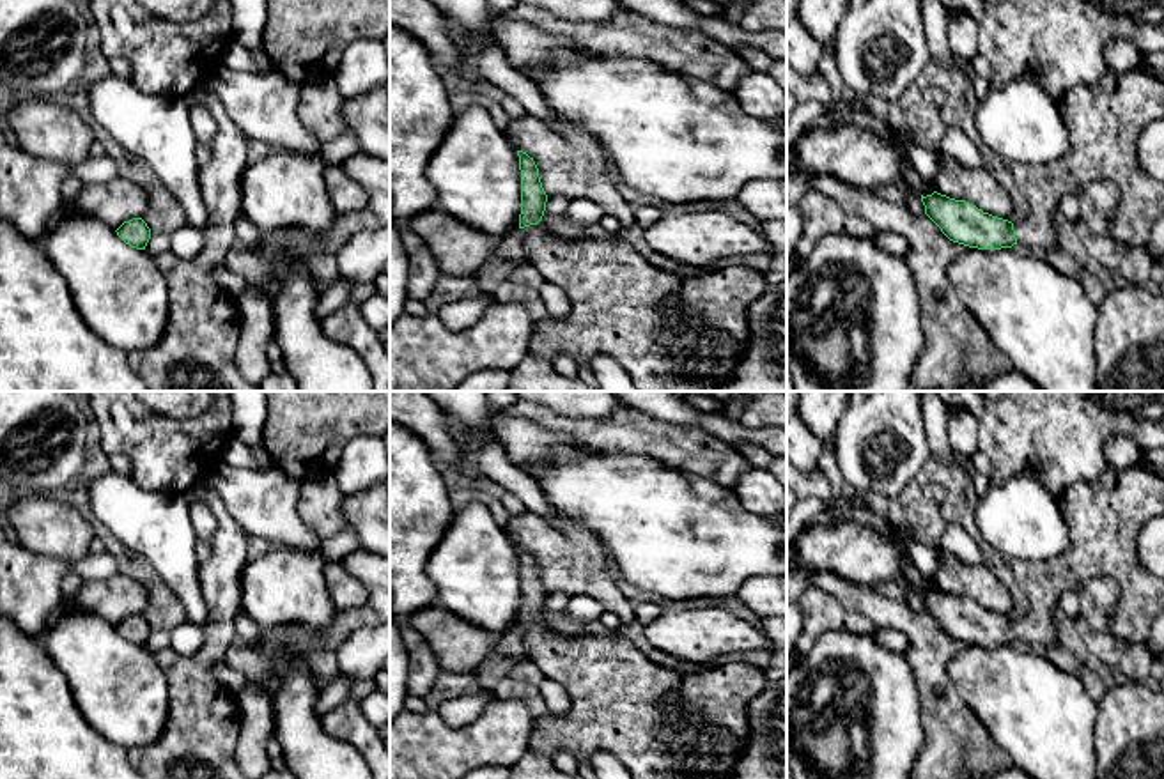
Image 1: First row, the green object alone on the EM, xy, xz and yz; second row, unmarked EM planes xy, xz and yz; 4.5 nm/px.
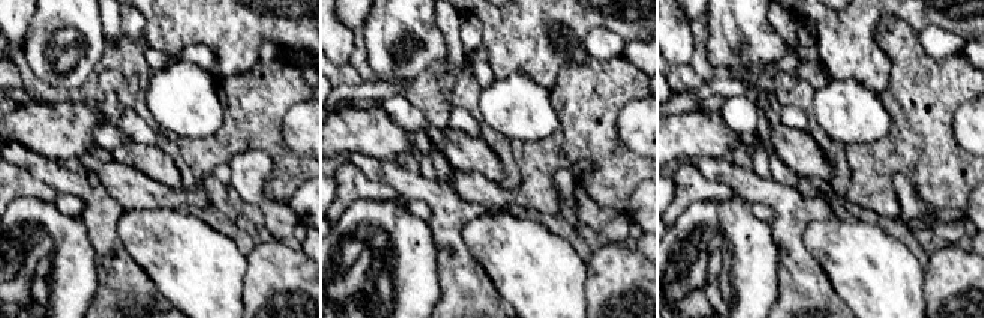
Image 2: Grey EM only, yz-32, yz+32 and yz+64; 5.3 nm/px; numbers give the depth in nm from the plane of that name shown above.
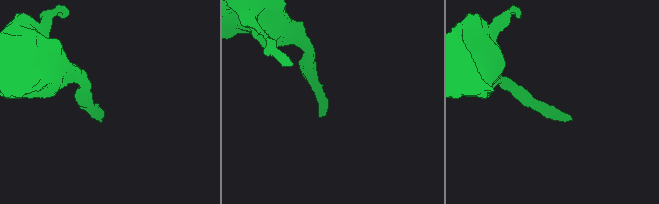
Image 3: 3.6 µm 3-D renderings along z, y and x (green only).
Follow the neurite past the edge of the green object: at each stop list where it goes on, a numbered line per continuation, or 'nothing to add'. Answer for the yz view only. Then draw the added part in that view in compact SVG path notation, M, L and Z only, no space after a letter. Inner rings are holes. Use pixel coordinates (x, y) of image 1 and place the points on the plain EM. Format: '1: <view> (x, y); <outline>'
1: yz (1104, 516); M1145 462L1127 469L1104 469L1093 480L1072 483L1059 499L1059 512L1070 535L1063 554L1049 561L1013 561L1013 575L1029 604L1024 618L1013 620L1017 641L1059 644L1054 611L1067 591L1077 591L1091 579L1113 579L1120 598L1111 611L1109 629L1118 641L1146 643L1153 621L1164 611L1164 581L1148 574L1137 559L1137 535L1155 515L1164 513L1164 478Z

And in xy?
nothing to add

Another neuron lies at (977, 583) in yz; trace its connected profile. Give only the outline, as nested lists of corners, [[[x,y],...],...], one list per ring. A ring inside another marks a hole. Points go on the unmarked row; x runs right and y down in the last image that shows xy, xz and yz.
[[[944,552],[934,575],[934,586],[955,597],[966,597],[983,609],[1008,616],[1012,597],[997,577],[983,565],[967,565],[955,554]]]

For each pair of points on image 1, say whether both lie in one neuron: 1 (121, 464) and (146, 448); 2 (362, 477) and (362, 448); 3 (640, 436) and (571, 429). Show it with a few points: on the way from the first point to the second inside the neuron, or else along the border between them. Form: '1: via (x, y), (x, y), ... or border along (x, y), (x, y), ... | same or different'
1: border along (110, 454), (123, 454), (130, 461), (131, 473) | different
2: via (362, 470), (362, 455) | same
3: via (622, 434), (589, 434) | same

